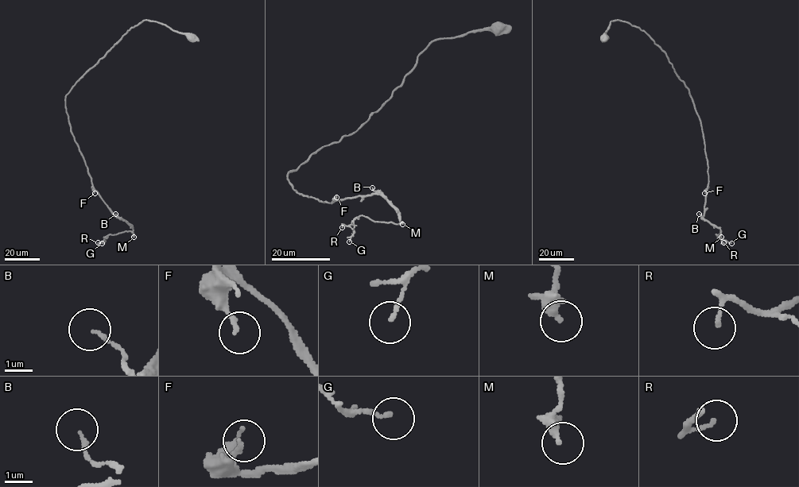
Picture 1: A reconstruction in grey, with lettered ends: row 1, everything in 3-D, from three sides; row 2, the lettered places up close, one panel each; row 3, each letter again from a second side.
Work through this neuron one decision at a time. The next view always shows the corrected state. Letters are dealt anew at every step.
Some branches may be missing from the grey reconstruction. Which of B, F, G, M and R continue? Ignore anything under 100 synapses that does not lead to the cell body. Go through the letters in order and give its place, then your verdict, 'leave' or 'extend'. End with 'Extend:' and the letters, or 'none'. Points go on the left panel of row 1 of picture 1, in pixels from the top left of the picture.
B: at (115, 214); leave
F: at (95, 193); leave
G: at (102, 243); leave
M: at (133, 237); leave
R: at (98, 242); leave
Extend: none

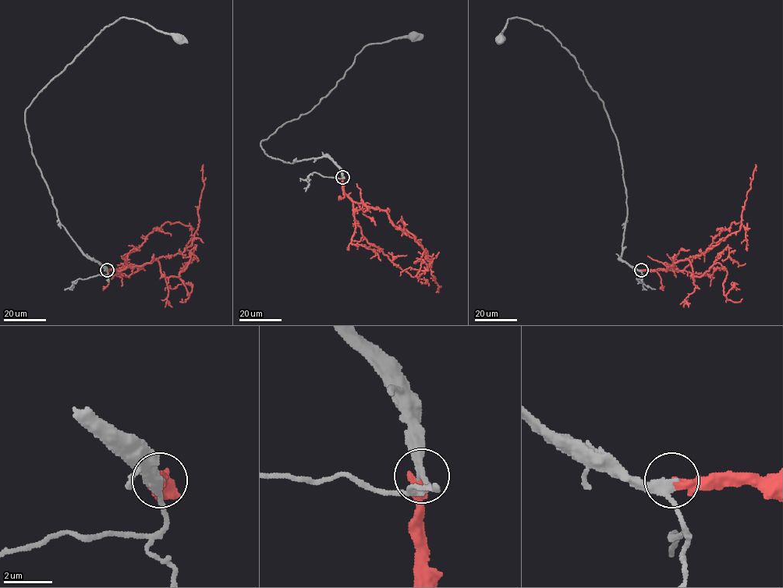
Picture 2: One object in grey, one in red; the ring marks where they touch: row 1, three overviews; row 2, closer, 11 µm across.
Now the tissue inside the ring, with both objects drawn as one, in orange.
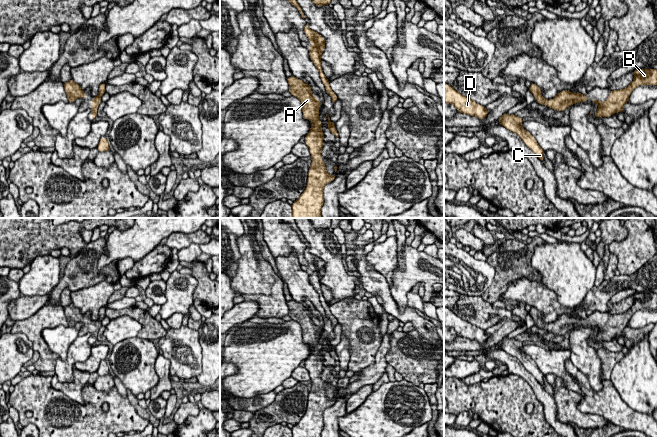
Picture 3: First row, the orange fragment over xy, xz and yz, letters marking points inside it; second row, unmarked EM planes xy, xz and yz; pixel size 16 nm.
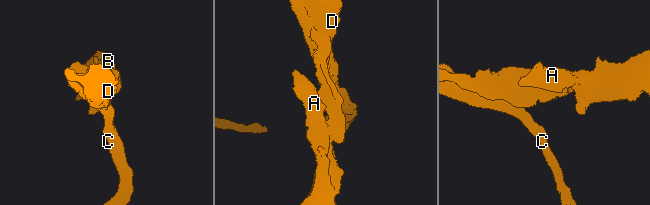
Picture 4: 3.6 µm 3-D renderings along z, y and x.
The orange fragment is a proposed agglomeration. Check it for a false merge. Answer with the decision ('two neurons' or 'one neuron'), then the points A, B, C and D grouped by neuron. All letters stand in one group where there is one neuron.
one neuron; A B C D

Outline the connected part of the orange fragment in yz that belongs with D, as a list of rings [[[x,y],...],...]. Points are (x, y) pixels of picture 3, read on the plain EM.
[[[444,307],[444,326],[453,328],[459,337],[476,340],[480,344],[485,343],[489,337],[486,334],[486,330],[482,330],[468,321],[461,319],[447,307]]]

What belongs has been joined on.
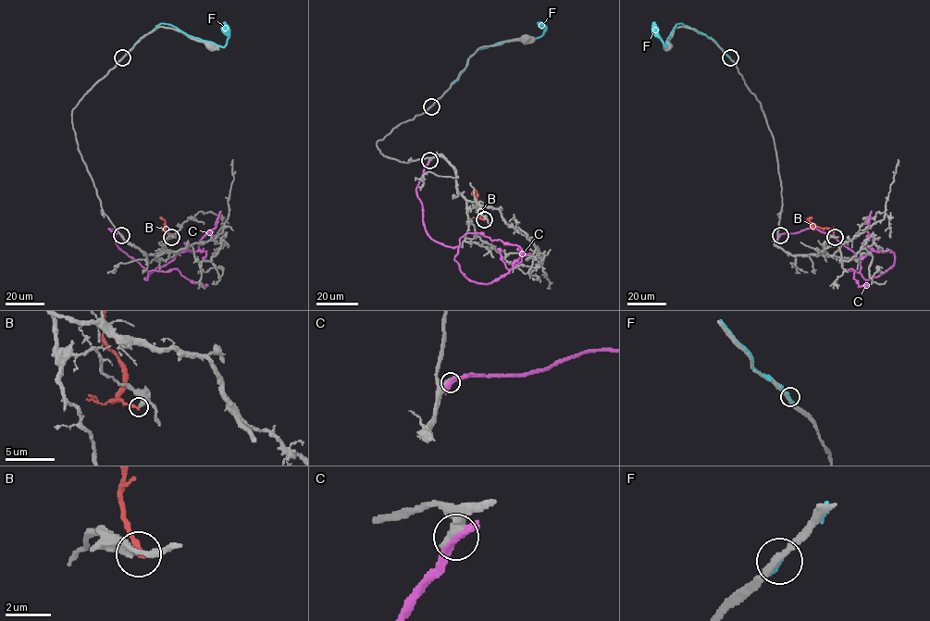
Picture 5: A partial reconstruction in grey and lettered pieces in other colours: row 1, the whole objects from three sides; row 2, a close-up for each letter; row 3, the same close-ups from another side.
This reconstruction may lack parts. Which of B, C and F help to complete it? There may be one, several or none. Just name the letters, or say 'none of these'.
none of these

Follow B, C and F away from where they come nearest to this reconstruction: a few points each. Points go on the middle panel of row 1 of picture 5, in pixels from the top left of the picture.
B: (484, 219), (478, 217), (480, 211), (477, 204), (477, 192), (474, 190), (471, 194)
C: (429, 160), (415, 190), (423, 225), (431, 239), (458, 246), (467, 278), (489, 284), (524, 254), (538, 259)
F: (431, 106), (458, 79), (467, 58), (478, 49), (509, 40), (540, 37), (545, 29), (539, 23)

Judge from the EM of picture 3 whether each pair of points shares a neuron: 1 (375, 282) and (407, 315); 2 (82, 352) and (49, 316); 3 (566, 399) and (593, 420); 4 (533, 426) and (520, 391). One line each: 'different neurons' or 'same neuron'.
1: same neuron
2: different neurons
3: same neuron
4: same neuron

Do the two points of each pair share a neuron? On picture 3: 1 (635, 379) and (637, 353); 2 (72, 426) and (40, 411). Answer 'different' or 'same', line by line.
1: same
2: same

